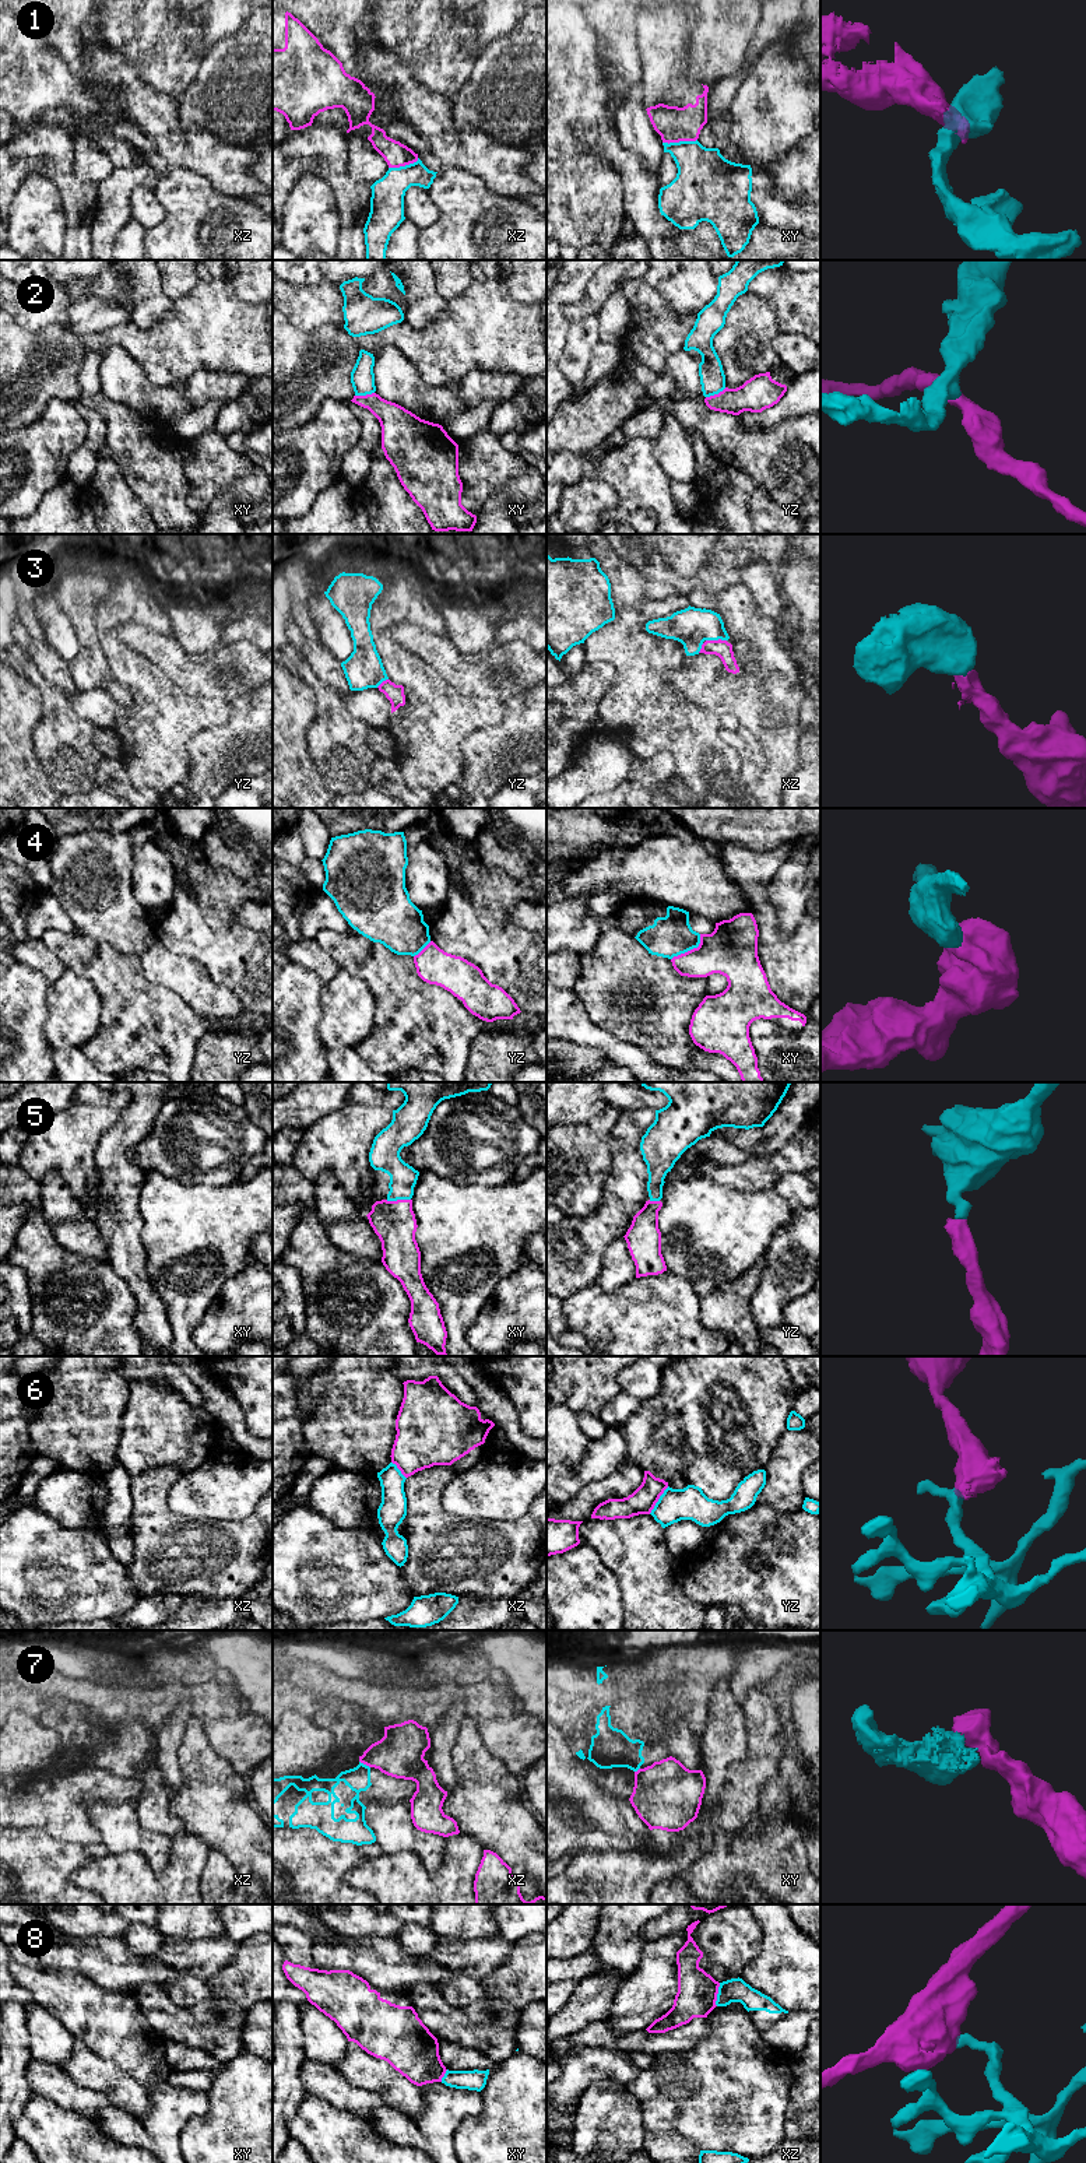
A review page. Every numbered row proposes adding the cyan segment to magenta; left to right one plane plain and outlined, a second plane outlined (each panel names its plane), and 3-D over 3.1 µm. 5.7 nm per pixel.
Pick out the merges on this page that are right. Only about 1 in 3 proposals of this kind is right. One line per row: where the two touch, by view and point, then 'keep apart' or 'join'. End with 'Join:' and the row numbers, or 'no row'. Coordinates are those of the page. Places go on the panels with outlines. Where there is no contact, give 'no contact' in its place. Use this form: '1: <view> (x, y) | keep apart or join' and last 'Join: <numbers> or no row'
1: xy (679, 140) | keep apart
2: yz (716, 394) | keep apart
3: xz (716, 641) | join
4: xy (691, 950) | keep apart
5: xy (397, 1200) | join
6: yz (657, 1500) | keep apart
7: xz (365, 1763) | keep apart
8: xz (717, 1993) | keep apart
Join: 3, 5

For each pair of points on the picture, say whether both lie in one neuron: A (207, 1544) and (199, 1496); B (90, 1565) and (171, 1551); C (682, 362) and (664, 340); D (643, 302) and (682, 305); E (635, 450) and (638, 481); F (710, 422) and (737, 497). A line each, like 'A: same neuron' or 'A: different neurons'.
A: different neurons
B: different neurons
C: different neurons
D: different neurons
E: same neuron
F: different neurons

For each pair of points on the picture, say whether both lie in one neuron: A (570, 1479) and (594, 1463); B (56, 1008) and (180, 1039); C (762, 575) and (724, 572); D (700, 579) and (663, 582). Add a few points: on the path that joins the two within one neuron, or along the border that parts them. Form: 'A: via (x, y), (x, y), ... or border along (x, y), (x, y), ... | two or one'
A: via (576, 1479), (589, 1468) | one
B: border along (95, 987), (101, 1021), (83, 1047) | two
C: border along (770, 571), (748, 562), (740, 582) | two
D: via (691, 583), (672, 583) | one

